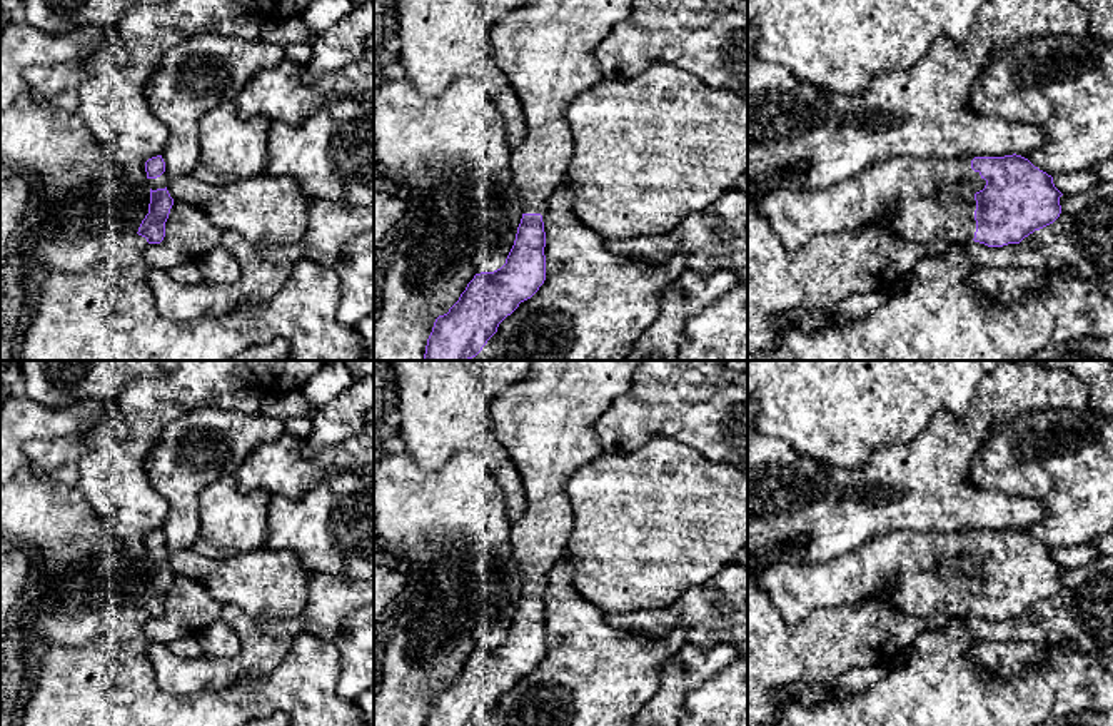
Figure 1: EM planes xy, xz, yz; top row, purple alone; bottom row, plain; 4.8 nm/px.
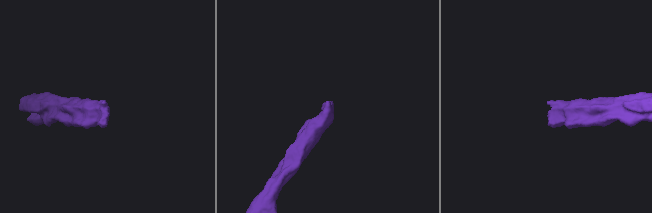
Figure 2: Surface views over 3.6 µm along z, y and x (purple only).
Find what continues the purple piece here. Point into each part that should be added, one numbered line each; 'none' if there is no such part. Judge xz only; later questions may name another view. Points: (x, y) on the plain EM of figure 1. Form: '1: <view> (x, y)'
1: xz (548, 423)

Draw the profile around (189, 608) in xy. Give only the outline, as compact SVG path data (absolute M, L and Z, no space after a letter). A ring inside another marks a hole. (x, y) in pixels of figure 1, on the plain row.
M174 574L160 618L147 618L144 631L154 643L169 644L184 636L197 636L204 628L222 619L224 606L214 599L205 586Z

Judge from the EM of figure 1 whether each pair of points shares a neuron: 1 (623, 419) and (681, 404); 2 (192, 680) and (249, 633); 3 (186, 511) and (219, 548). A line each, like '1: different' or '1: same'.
1: same
2: same
3: different

